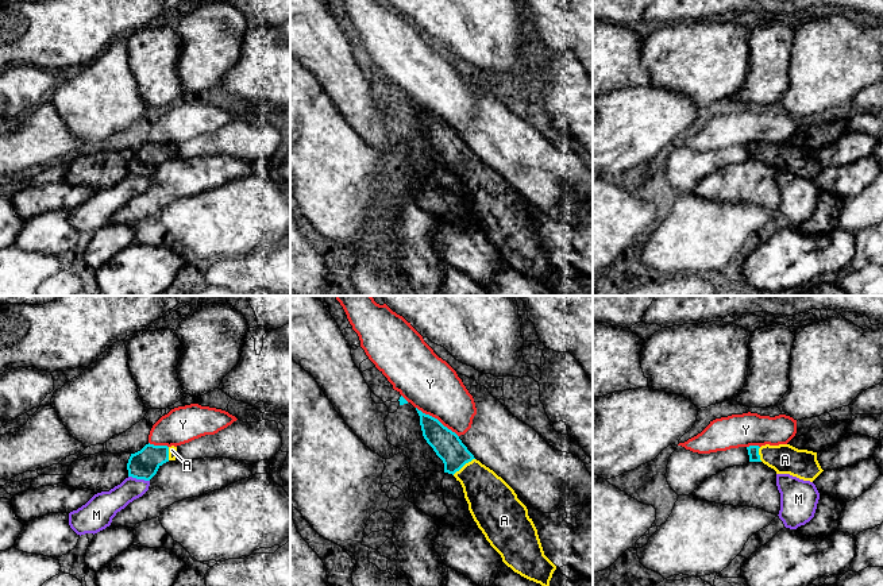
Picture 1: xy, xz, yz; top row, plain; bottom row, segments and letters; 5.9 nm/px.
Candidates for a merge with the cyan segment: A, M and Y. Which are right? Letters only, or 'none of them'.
A

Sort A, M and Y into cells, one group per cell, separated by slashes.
A / M / Y

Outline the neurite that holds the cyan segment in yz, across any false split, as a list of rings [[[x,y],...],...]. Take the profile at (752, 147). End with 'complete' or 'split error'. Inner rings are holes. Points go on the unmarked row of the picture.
[[[790,142],[749,143],[747,147],[749,159],[763,159],[776,171],[790,171],[813,180],[824,169],[817,158],[817,150],[798,147]]]; split error

